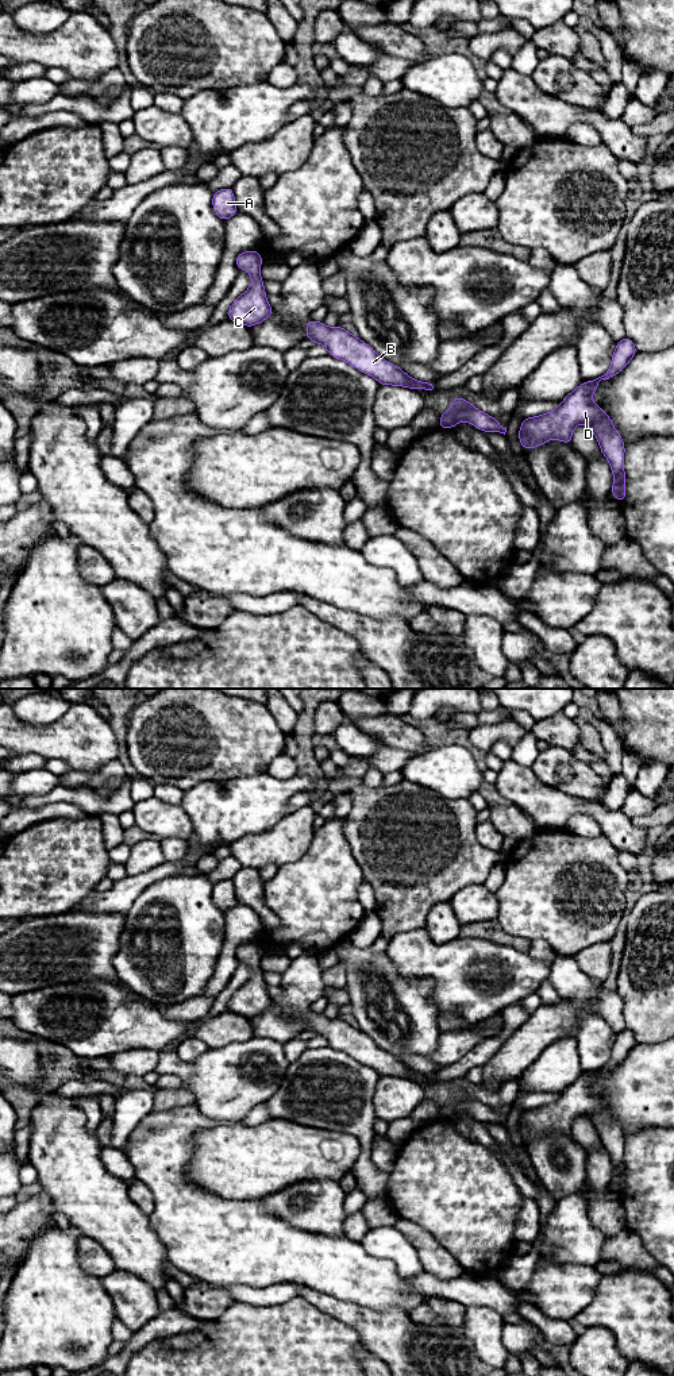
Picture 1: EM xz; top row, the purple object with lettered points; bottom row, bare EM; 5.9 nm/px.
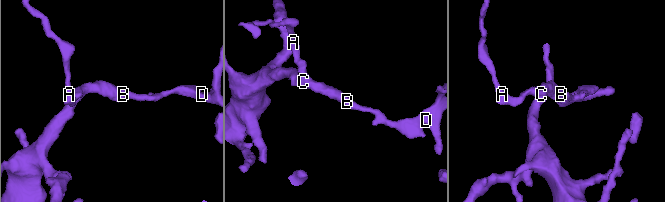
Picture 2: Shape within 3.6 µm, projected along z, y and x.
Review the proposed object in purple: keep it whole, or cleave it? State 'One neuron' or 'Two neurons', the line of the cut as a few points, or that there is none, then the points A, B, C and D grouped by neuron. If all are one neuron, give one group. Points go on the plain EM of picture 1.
One neuron. No split. Groups: A B C D

